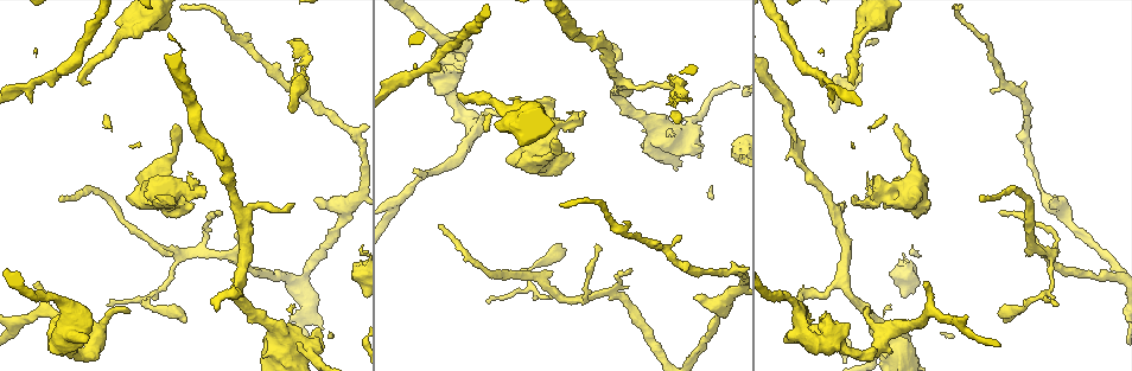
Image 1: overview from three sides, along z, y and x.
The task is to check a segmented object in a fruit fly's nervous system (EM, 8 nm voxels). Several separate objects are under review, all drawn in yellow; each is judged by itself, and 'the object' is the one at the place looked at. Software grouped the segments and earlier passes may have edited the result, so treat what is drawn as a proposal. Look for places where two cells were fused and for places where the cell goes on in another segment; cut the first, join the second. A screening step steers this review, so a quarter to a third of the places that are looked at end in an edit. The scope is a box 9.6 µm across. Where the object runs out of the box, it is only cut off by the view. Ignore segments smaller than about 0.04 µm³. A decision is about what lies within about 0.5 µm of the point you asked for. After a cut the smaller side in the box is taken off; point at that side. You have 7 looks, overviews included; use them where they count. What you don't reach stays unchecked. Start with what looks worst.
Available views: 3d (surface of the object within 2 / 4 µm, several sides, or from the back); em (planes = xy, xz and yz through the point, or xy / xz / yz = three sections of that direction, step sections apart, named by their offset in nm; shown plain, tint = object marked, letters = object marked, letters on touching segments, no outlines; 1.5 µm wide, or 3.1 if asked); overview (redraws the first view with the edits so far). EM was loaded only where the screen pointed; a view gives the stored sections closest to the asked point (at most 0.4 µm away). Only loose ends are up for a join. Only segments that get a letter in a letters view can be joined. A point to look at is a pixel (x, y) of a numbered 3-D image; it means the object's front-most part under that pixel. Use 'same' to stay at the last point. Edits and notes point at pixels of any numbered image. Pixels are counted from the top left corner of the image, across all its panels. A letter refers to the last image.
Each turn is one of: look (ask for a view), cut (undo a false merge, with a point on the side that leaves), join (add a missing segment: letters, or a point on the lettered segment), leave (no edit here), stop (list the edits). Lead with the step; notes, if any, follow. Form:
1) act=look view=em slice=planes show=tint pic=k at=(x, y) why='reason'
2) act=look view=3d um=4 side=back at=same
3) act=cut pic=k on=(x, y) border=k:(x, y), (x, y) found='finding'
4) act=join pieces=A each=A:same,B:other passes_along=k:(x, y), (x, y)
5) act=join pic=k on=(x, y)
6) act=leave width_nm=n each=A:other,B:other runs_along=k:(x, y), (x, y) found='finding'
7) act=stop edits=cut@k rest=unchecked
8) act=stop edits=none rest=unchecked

act=look view=em slice=planes show=letters pic=1 at=(824, 314) why='branch stops here'

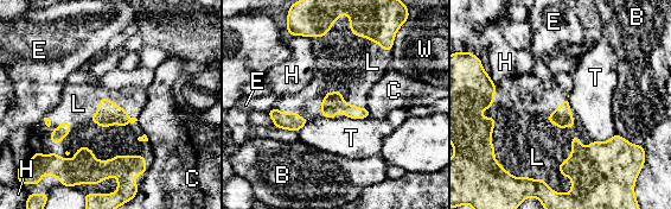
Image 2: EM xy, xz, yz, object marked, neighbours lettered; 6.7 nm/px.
act=join pieces=L width_nm=140 each=B:other,C:other,E:other,H:other,L:same,T:other,W:other found='it goes on there'

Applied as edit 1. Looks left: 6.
act=look view=overview

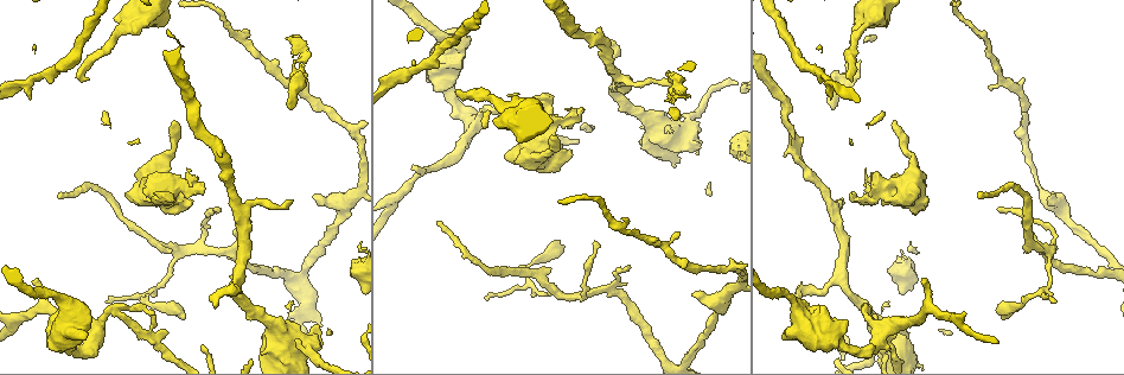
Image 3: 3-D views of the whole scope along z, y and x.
act=look view=em slice=xz step=8 show=tint pic=3 at=(516, 101) why='thick end'

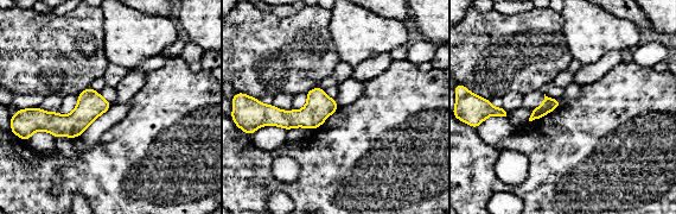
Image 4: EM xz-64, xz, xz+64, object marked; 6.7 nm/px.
act=look view=em slice=planes show=letters at=same why='another direction'

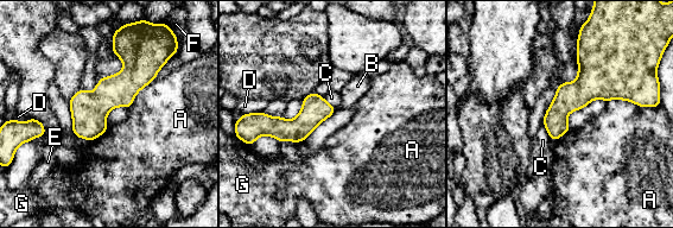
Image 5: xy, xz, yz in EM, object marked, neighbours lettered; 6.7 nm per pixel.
act=leave each=A:other,B:other,C:other,D:other,E:other,F:other,G:other found='no lettered segment goes on from it'

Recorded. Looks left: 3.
act=look view=3d um=4 pic=3 at=(999, 211) why='thin end'

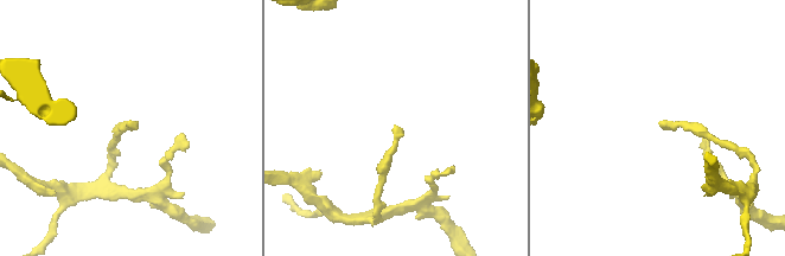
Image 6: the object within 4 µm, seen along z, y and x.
act=look view=em slice=planes show=letters pic=6 at=(127, 126) why='now the EM'

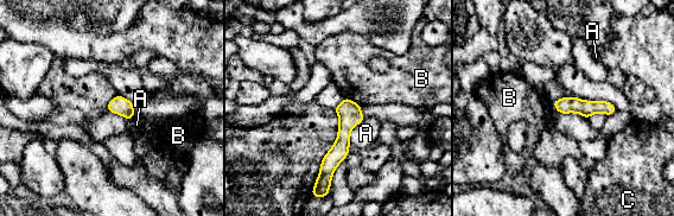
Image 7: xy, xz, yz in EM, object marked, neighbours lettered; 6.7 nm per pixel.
act=leave width_nm=110 each=A:other,B:other,C:other border=7:(344, 96), (360, 106) found='none of them fits'

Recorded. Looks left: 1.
act=stop edits=join@2 rest=unchecked

